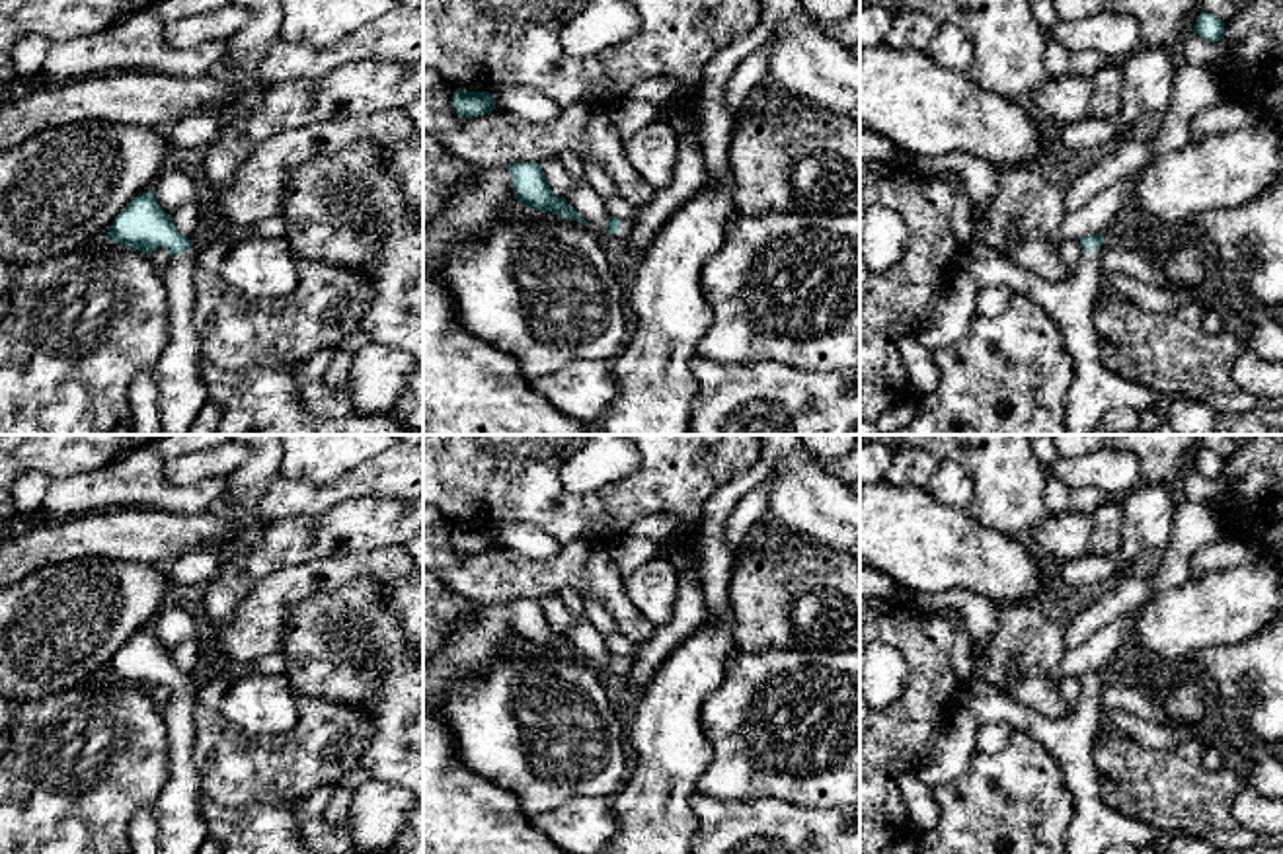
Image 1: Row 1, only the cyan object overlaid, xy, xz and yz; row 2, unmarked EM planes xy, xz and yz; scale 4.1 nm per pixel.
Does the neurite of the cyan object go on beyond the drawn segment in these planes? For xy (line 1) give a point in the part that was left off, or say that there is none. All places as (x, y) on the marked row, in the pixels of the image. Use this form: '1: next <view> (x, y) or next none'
1: next xy (182, 394)

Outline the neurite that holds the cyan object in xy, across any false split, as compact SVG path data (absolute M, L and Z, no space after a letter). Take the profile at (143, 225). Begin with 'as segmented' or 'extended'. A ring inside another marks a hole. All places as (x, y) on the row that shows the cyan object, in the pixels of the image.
extended | M152 189L136 195L113 220L107 236L119 246L150 253L164 248L174 257L164 275L170 312L170 337L154 370L162 435L189 435L209 402L199 374L201 339L193 328L195 255L191 240L177 232Z

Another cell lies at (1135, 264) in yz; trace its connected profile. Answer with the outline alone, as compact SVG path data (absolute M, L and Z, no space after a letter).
M1106 242L1096 250L1102 275L1123 273L1141 283L1162 287L1166 291L1191 291L1172 283L1164 271L1152 263L1143 252L1109 248Z

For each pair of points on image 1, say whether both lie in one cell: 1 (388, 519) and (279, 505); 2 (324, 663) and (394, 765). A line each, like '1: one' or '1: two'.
1: two
2: one

